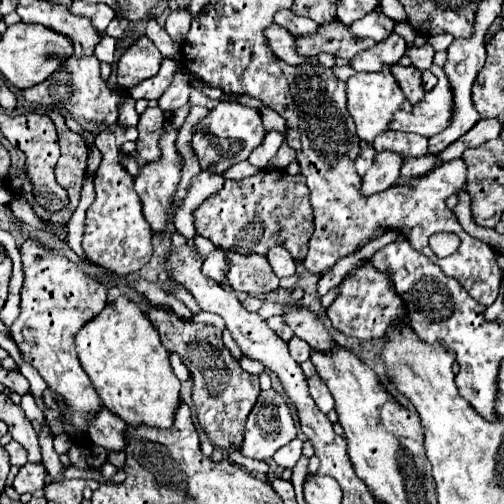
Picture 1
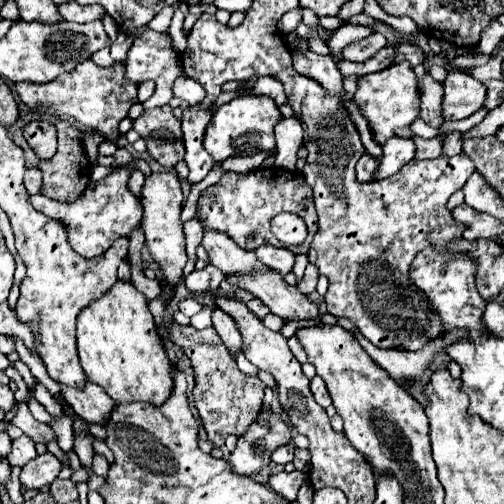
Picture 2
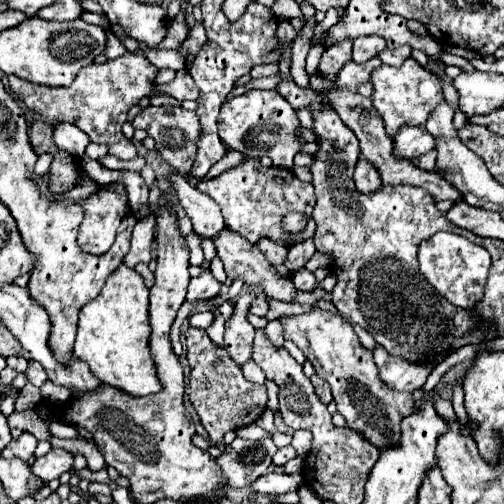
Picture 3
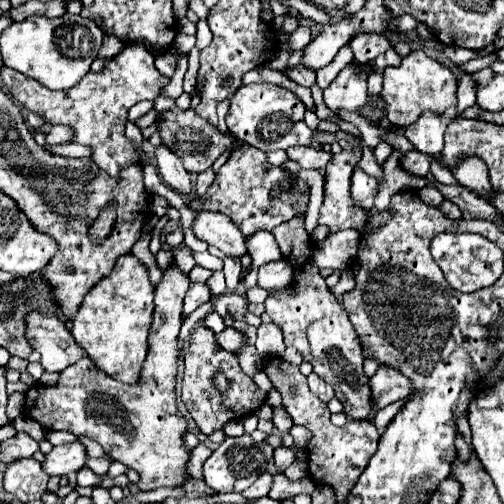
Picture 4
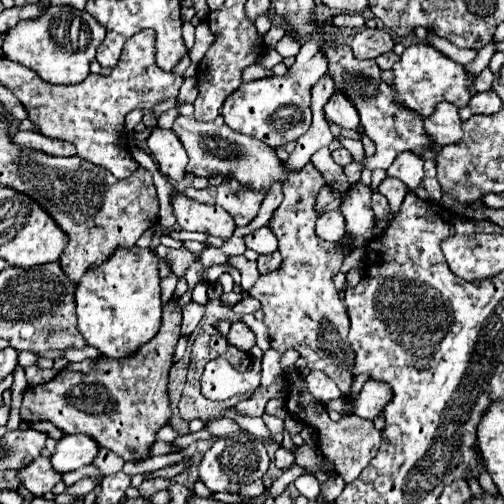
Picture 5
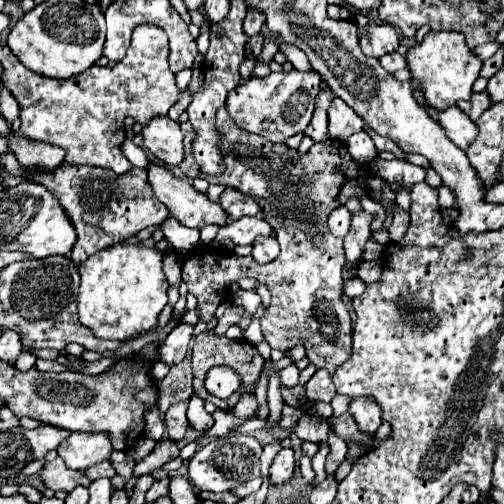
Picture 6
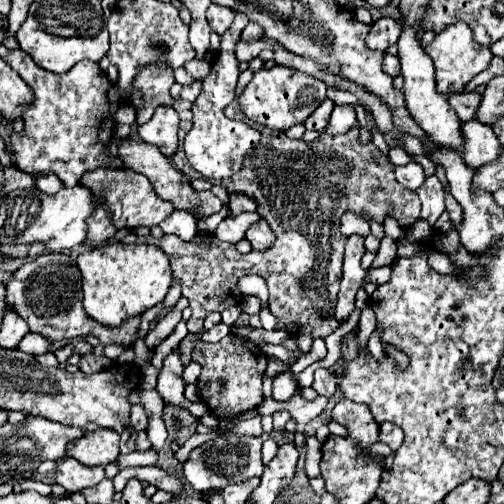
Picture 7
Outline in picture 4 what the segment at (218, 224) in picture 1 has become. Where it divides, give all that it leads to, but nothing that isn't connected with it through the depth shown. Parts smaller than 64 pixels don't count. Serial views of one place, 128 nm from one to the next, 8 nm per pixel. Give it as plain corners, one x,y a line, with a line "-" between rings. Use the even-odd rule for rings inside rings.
250,146
234,148
230,160
220,168
208,192
202,198
196,198
188,204
190,210
212,210
226,214
246,238
258,230
274,230
278,224
288,222
294,216
304,216
308,208
308,192
292,192
292,180
284,180
284,168
272,166
266,160
266,152
260,152
-
280,188
278,194
274,190

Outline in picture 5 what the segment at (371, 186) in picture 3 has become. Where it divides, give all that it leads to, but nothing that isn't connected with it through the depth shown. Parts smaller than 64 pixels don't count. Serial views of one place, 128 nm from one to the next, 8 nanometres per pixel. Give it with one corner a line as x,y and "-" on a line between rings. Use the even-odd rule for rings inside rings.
358,182
346,192
342,200
342,214
346,218
346,230
352,234
356,246
366,246
372,240
374,230
374,212
370,206
372,188

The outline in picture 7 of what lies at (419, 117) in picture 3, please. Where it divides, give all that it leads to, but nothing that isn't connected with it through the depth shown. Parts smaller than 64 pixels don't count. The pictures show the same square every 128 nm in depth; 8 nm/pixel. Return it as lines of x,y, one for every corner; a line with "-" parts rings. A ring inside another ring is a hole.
456,22
452,26
446,26
440,34
436,34
436,38
424,48
424,52
432,58
434,62
434,70
436,70
436,90
442,96
448,94
460,94
464,92
466,84
480,74
482,70
488,68
490,60
492,60
492,52
490,48
482,48
478,50
474,40
472,40
472,30
468,28
468,24
464,22

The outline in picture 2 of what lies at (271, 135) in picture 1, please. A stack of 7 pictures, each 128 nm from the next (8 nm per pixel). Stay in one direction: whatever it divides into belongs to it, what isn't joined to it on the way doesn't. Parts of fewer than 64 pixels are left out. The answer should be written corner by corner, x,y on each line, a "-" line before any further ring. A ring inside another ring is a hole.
256,152
254,156
246,156
246,158
228,158
222,168
228,172
250,172
250,170
256,170
260,168
260,164
268,158
268,152

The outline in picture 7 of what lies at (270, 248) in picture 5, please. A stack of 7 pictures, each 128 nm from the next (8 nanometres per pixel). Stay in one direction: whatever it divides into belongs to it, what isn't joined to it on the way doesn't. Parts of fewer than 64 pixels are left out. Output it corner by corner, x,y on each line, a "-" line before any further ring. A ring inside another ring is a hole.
254,212
254,214
238,214
238,216
230,216
230,218
224,218
220,222
220,226
214,230
214,236
224,240
224,242
230,242
230,244
238,244
240,240
246,238
246,230
256,224
260,220
260,216

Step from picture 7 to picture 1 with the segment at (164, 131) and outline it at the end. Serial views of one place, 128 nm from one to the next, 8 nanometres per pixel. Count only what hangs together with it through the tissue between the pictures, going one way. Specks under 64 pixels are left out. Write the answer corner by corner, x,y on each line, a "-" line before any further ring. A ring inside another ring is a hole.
224,252
224,254
230,260
228,280
236,292
260,294
278,288
278,276
274,274
266,256
256,256
256,254
242,256
236,252

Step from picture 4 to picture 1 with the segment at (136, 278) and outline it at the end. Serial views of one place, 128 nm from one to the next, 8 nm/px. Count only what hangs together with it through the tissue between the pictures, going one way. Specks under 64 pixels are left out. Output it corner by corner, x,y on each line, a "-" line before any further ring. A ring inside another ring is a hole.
120,296
76,334
76,352
102,404
128,426
170,428
180,406
180,380
172,372
168,352
156,328
130,298

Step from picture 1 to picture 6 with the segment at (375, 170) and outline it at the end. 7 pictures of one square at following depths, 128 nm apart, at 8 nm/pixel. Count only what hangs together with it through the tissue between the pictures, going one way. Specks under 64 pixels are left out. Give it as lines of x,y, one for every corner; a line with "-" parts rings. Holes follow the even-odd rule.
452,106
452,108
438,112
436,122
444,128
446,136
462,150
466,150
478,134
476,124
458,106

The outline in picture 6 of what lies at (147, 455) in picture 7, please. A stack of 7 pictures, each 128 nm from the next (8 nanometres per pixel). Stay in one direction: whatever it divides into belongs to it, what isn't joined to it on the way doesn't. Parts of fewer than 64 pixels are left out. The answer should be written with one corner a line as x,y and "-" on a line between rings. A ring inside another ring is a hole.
106,460
106,462
102,462
102,464
96,464
96,466
88,468
84,474
88,474
88,478
94,482
94,480
98,480
98,478
112,478
116,472
114,472
112,464

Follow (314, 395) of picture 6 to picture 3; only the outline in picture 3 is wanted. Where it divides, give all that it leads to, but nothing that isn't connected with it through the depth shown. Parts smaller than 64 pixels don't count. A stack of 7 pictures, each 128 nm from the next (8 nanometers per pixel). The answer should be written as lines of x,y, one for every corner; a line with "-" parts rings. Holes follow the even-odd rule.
312,376
310,378
312,380
312,384
314,384
314,390
316,390
316,394
318,394
318,398
322,400
322,404
330,404
332,402
332,394
330,394
330,386
320,378
320,376

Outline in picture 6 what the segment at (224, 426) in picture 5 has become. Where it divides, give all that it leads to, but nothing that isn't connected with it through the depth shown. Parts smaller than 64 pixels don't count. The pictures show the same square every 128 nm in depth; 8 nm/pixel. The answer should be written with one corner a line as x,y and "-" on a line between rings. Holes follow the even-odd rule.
192,396
190,404
188,404
188,420
190,420
192,428
196,428
200,432
206,432
214,426
214,418
204,410
204,402
196,396

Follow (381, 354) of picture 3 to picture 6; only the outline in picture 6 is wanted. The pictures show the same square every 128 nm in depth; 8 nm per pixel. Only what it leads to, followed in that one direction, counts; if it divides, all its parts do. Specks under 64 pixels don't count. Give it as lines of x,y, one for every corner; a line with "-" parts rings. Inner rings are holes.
356,398
350,402
348,412
354,416
356,424
362,432
374,434
382,422
382,410
372,398

